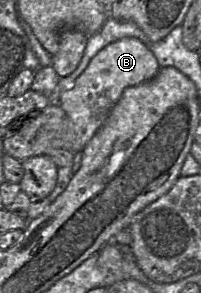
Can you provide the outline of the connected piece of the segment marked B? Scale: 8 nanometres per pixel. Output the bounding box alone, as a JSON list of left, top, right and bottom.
[57,37,160,153]

